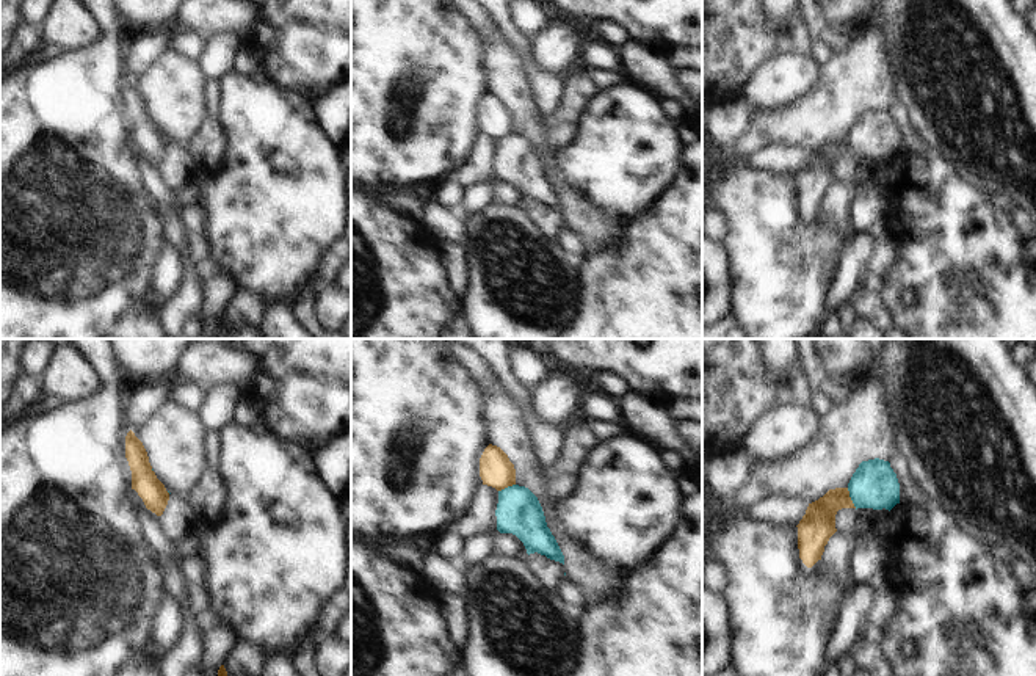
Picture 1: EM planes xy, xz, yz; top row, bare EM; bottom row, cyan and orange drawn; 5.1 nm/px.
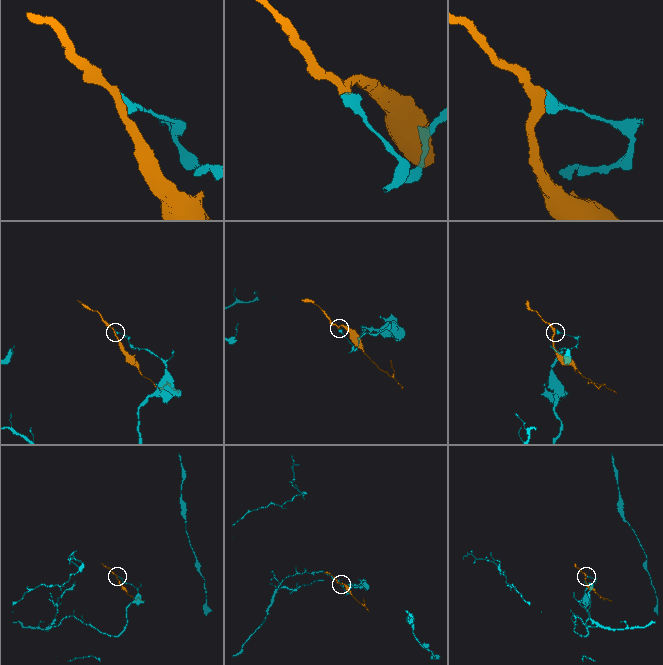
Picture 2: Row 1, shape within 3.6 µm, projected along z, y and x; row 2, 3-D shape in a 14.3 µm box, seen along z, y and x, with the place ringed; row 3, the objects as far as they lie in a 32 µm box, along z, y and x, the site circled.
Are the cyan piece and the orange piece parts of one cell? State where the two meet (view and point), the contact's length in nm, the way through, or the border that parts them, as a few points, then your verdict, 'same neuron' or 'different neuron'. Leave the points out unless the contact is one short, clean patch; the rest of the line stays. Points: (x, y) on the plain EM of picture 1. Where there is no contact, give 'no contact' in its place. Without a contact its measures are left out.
contact yz (851, 146); length 120 nm; border yz (847, 137), (856, 156); different neuron

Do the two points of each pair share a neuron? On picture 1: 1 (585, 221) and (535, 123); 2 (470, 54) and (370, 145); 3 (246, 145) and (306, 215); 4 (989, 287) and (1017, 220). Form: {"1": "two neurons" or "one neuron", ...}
{"1": "one neuron", "2": "one neuron", "3": "one neuron", "4": "two neurons"}

